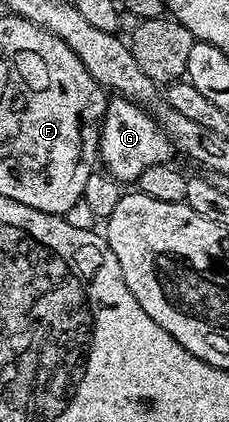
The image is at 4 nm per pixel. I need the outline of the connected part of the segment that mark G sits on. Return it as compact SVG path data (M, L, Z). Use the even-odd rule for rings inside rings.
M112 95L99 125L98 163L102 171L120 182L138 181L141 170L145 170L148 164L165 164L172 159L173 145L163 131L163 125L143 107L142 103L127 100L124 96Z

